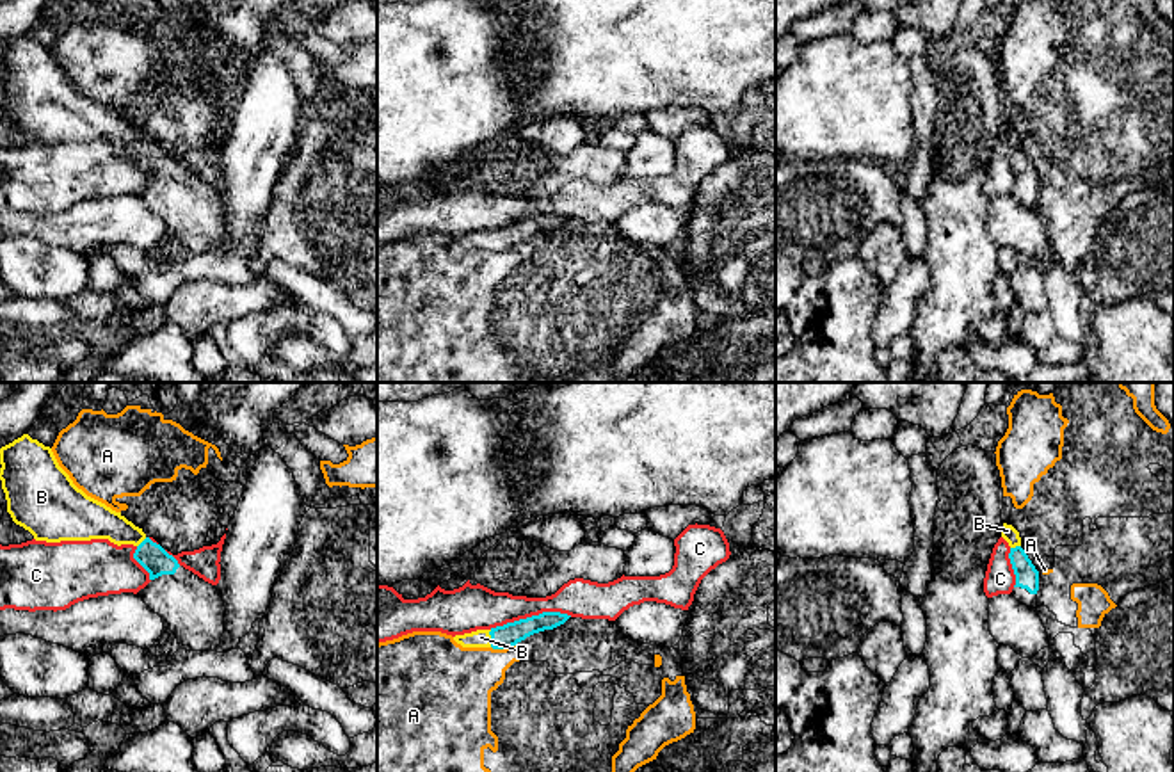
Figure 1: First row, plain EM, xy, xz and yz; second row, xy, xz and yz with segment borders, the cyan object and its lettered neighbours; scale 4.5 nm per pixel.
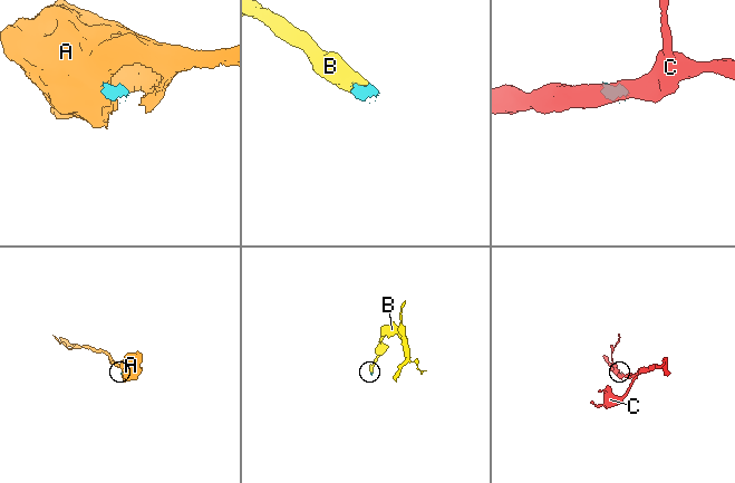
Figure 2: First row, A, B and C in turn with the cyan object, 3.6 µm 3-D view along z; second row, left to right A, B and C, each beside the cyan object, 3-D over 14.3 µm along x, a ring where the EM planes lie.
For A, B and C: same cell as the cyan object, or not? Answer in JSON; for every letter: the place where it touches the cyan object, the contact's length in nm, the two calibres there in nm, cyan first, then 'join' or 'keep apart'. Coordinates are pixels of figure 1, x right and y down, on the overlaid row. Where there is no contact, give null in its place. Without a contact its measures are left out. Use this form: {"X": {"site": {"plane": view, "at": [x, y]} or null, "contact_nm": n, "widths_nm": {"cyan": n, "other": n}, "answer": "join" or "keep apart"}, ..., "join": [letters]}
{"A": {"site": {"plane": "xz", "at": [502, 648]}, "contact_nm": 110, "widths_nm": {"cyan": 110, "other": 300}, "answer": "keep apart"}, "B": {"site": {"plane": "xz", "at": [491, 639]}, "contact_nm": 80, "widths_nm": {"cyan": 110, "other": 80}, "answer": "join"}, "C": {"site": {"plane": "xz", "at": [532, 616]}, "contact_nm": 380, "widths_nm": {"cyan": 110, "other": 190}, "answer": "keep apart"}, "join": ["B"]}

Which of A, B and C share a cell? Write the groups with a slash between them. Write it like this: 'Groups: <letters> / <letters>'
Groups: A / B / C

